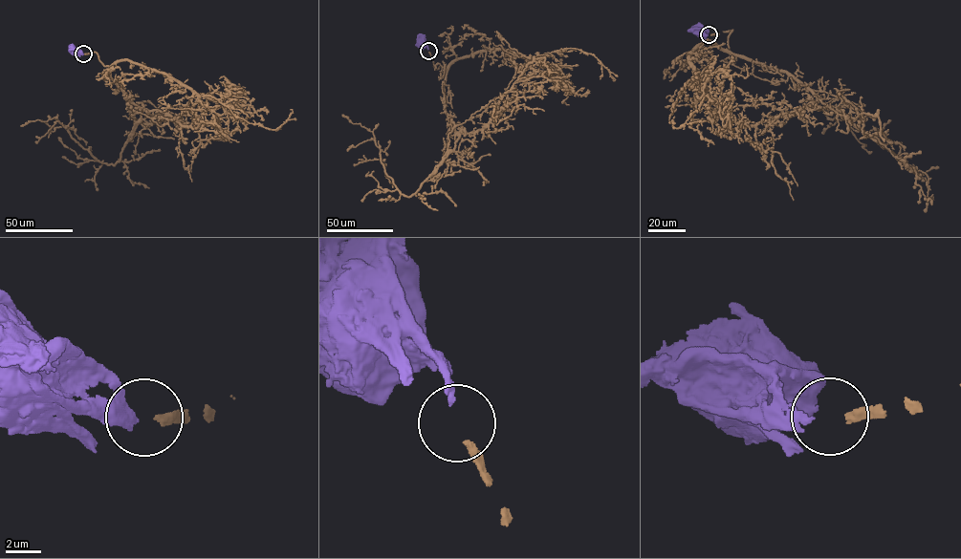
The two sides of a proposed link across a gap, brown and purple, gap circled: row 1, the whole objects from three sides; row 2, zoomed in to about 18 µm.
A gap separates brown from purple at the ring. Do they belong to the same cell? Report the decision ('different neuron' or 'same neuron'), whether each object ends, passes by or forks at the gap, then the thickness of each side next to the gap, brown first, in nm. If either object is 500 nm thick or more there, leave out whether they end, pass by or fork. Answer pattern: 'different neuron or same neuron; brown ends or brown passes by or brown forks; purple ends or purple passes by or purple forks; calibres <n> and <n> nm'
same neuron; brown ends; purple ends; calibres 420 and 360 nm

